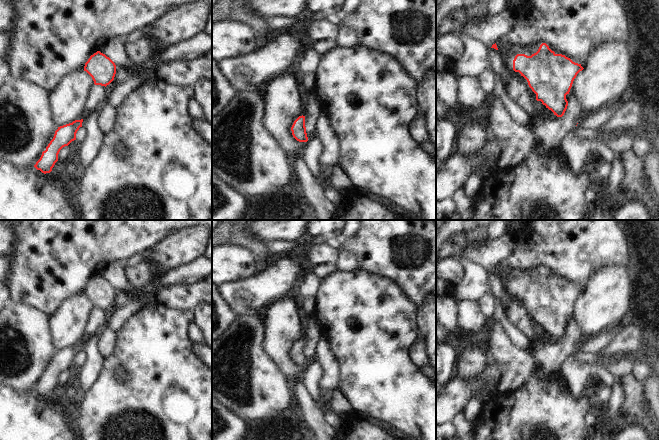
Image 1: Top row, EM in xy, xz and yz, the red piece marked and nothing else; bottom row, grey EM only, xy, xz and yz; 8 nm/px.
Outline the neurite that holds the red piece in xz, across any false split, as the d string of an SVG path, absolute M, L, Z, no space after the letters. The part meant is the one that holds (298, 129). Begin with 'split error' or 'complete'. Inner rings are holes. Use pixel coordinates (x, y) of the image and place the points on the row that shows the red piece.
complete; M299 116L291 127L293 137L299 142L307 142L308 137L305 127L305 116Z

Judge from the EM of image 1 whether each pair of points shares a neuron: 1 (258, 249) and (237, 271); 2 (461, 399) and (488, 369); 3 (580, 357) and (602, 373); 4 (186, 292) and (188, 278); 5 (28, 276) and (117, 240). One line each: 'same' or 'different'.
1: different
2: same
3: different
4: different
5: same

